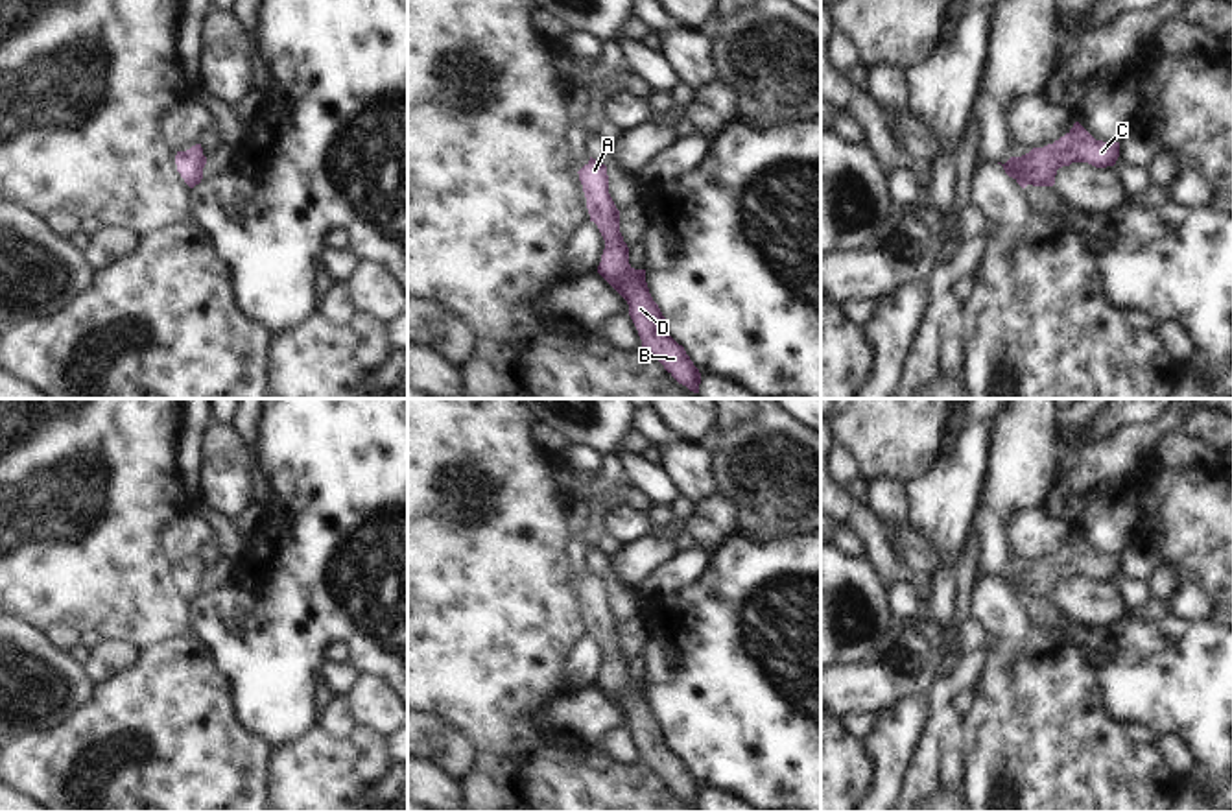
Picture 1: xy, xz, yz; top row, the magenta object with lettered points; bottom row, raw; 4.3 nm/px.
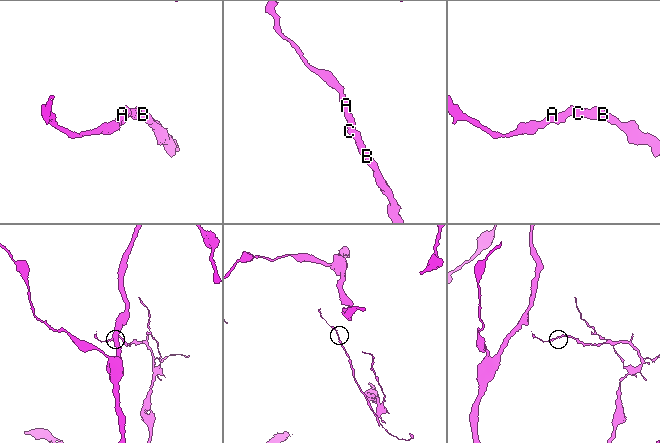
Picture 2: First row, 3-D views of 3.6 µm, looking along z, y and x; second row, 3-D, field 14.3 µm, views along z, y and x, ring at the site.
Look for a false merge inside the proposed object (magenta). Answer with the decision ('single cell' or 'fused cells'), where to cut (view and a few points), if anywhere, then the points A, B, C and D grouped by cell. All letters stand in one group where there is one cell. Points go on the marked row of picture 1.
single cell; cut none; groups A B C D

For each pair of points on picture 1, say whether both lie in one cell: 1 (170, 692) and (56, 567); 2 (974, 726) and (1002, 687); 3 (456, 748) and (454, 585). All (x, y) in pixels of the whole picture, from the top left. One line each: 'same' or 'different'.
1: different
2: same
3: different

